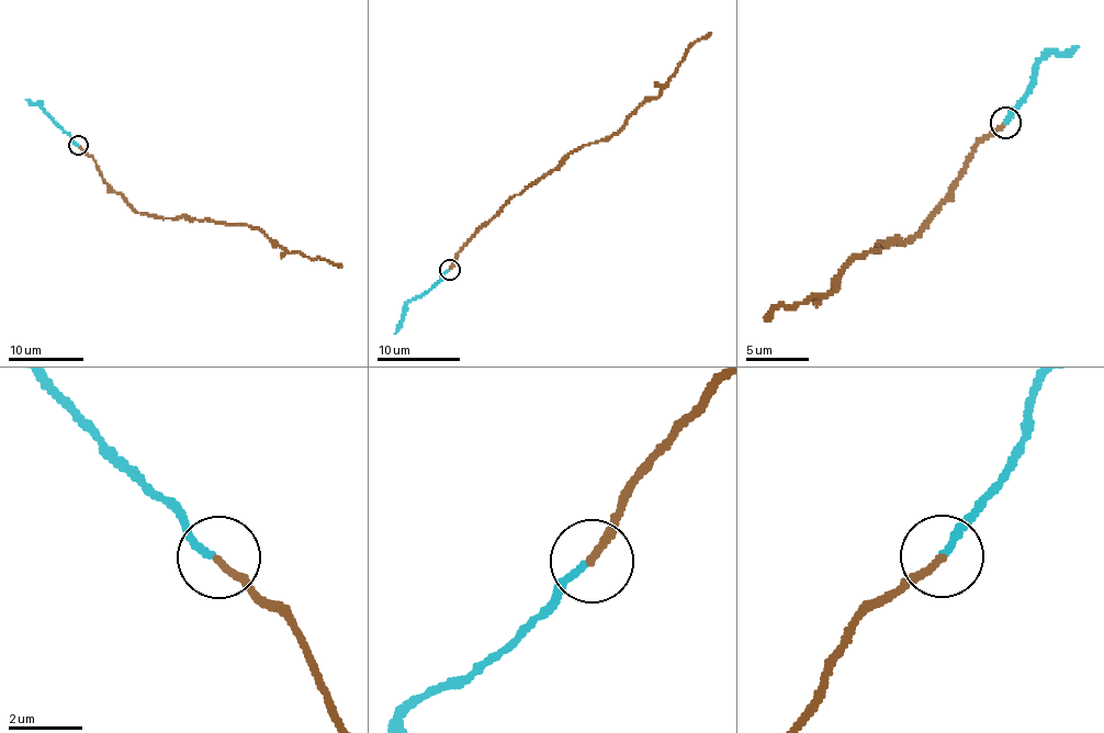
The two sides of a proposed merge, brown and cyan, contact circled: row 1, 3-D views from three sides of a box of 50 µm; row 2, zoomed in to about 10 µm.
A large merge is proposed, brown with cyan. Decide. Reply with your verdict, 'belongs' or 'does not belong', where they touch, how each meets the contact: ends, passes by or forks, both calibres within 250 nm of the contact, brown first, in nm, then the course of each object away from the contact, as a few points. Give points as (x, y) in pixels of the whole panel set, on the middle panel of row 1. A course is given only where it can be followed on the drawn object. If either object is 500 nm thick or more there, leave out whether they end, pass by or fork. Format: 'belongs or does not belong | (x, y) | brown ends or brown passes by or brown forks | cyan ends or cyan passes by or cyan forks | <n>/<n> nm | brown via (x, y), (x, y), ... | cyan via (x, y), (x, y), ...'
does not belong | (449, 270) | brown ends | cyan ends | 200/190 nm | brown via (449, 270), (455, 254), (476, 230), (570, 153), (607, 141), (627, 115), (658, 94), (693, 45), (711, 32) | cyan via (449, 270), (407, 304), (402, 327), (394, 334)

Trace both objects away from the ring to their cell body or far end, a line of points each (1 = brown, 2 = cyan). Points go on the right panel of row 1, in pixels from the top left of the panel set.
1: (1005, 123), (983, 135), (919, 234), (853, 255), (834, 288), (776, 305), (765, 320)
2: (1005, 123), (1040, 61), (1051, 53), (1071, 53), (1078, 47)

